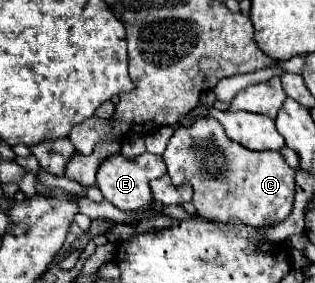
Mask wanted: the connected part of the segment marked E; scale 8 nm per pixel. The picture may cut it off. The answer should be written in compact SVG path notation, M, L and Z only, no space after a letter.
M143 153L135 159L125 159L123 155L113 155L109 157L107 161L103 161L99 173L97 173L97 185L103 193L103 197L113 203L117 209L121 211L139 211L139 209L147 209L151 207L151 187L149 183L153 179L159 179L163 177L167 171L165 171L165 163L161 159L161 155L153 155L153 153Z

